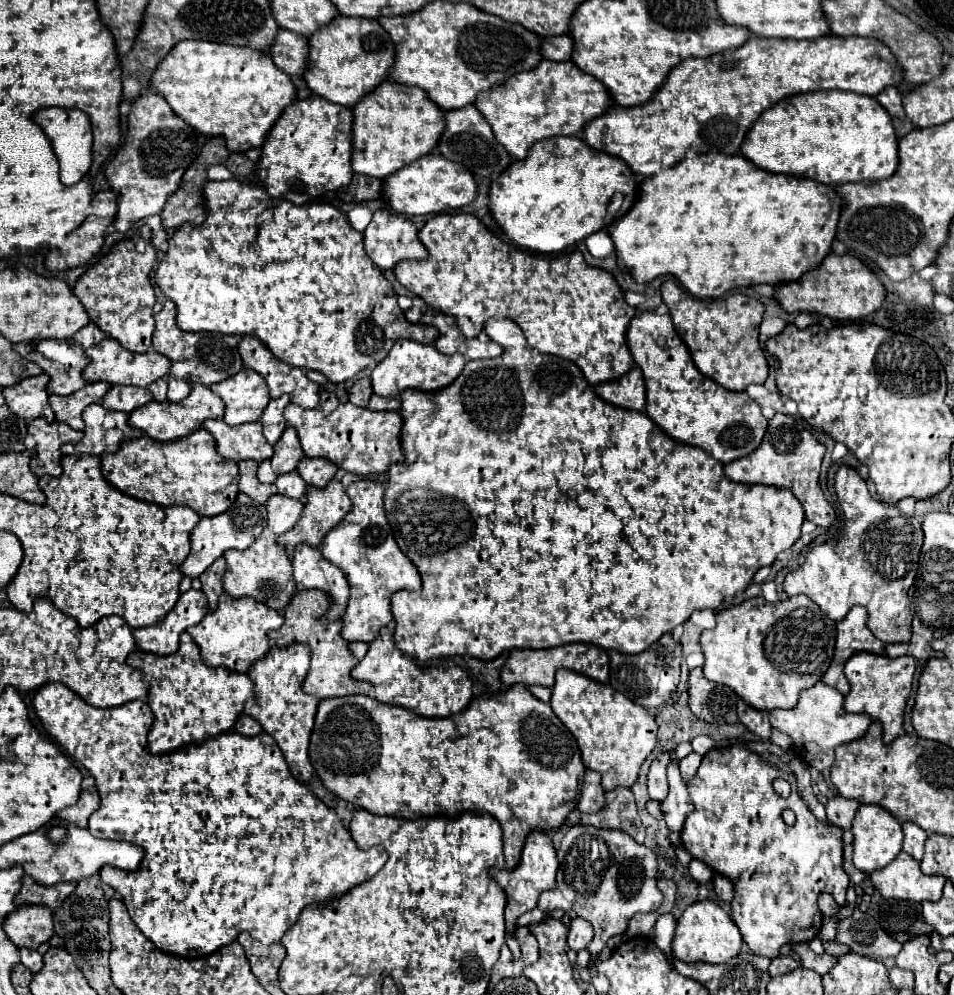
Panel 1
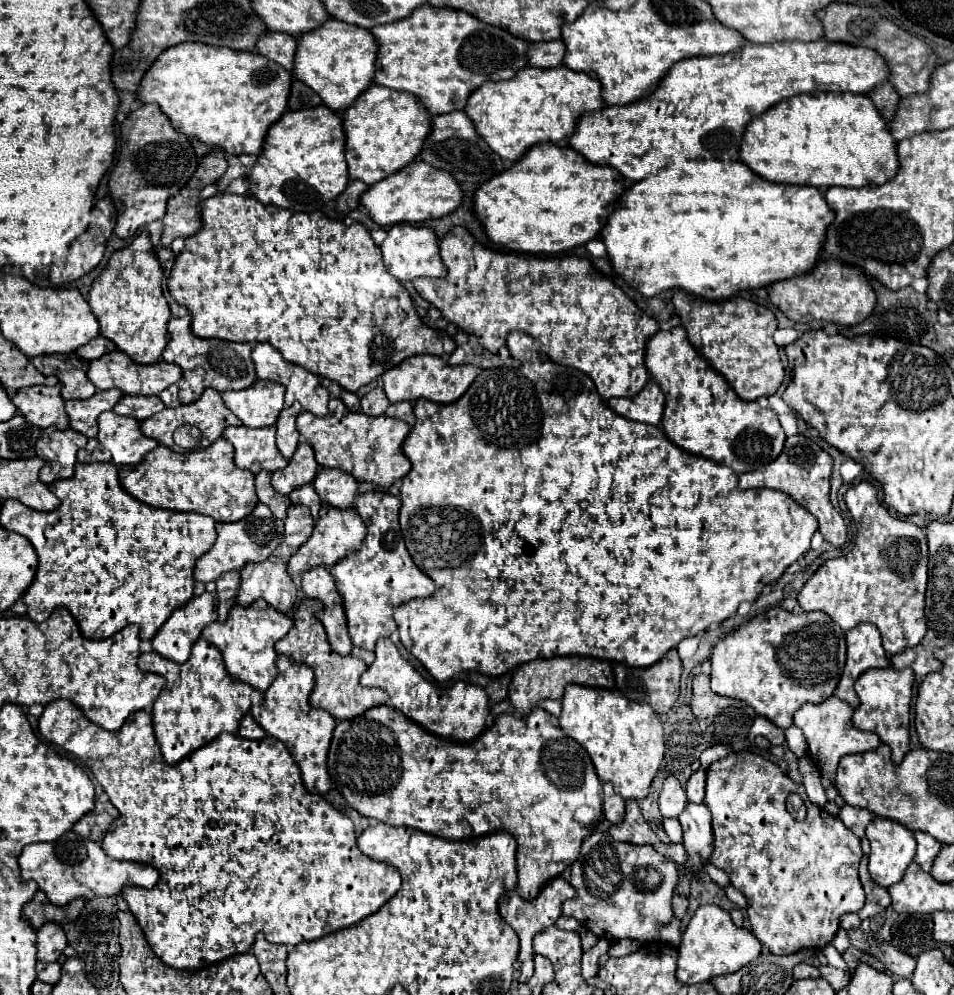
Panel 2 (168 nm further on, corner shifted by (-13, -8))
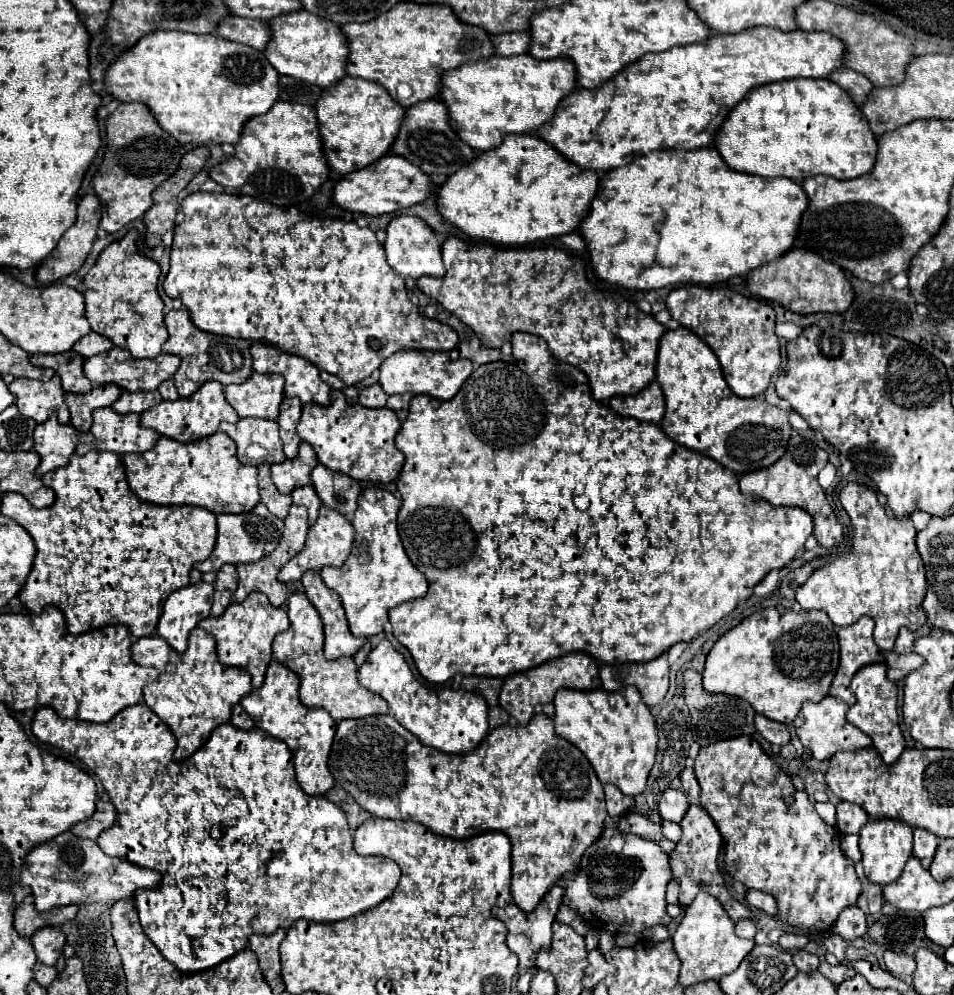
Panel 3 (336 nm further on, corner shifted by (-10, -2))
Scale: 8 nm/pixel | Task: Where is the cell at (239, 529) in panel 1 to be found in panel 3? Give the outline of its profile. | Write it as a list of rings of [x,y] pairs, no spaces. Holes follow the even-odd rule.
[[[258,503],[252,511],[248,513],[240,513],[240,515],[218,515],[218,537],[216,537],[216,545],[210,553],[208,559],[204,559],[202,563],[196,565],[196,569],[200,573],[208,573],[208,571],[218,571],[224,563],[252,563],[262,559],[264,555],[272,553],[272,549],[278,545],[280,537],[282,537],[282,529],[284,523],[282,519],[274,517],[264,503]]]

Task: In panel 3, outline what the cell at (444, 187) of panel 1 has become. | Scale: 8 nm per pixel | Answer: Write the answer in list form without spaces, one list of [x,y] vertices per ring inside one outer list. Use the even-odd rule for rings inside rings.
[[[388,153],[372,167],[364,167],[360,171],[354,171],[352,175],[344,175],[334,187],[334,201],[346,211],[380,217],[384,213],[394,213],[422,203],[424,199],[428,199],[430,191],[432,181],[428,175],[424,175],[424,171],[420,171],[420,167],[408,163],[402,155]]]

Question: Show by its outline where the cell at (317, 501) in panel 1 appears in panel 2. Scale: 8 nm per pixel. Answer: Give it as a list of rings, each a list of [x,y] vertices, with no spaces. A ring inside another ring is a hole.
[[[321,505],[319,511],[319,519],[315,523],[315,529],[309,537],[307,543],[301,545],[301,549],[289,559],[287,565],[287,573],[295,575],[295,573],[305,573],[313,567],[333,567],[337,561],[341,561],[343,557],[347,557],[347,553],[353,553],[355,549],[359,549],[359,545],[363,543],[363,537],[367,533],[365,523],[361,521],[361,517],[355,513],[355,509],[335,509],[331,505]]]

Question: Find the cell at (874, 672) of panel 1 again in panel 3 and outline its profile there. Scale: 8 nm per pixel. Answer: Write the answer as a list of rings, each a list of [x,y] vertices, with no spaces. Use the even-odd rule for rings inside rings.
[[[874,663],[874,665],[864,665],[854,675],[852,693],[856,695],[856,703],[848,709],[846,719],[854,723],[854,727],[870,735],[884,763],[892,765],[904,751],[904,735],[900,731],[900,721],[898,721],[898,687],[896,681],[888,679],[886,671],[888,671],[886,663]]]

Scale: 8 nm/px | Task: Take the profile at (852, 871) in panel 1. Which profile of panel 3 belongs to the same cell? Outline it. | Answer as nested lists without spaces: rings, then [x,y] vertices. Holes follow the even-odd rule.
[[[860,861],[856,863],[856,873],[858,873],[860,881],[862,881],[862,893],[860,893],[860,899],[858,899],[858,907],[860,907],[866,915],[878,913],[878,911],[882,909],[882,905],[884,905],[882,885],[868,881],[868,877],[866,877],[864,871],[862,871],[862,863],[860,863]]]

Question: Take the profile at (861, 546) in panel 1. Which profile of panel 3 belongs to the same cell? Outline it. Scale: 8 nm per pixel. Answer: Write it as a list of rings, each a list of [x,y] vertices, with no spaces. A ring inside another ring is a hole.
[[[848,483],[840,491],[840,503],[846,509],[846,513],[850,515],[850,521],[854,527],[854,545],[840,559],[826,563],[824,567],[818,567],[808,577],[808,581],[796,589],[796,601],[806,611],[808,609],[824,609],[836,627],[852,625],[862,615],[870,615],[876,623],[876,629],[874,629],[876,645],[880,647],[880,651],[890,651],[894,647],[894,641],[902,627],[906,627],[910,631],[918,631],[926,623],[926,615],[920,609],[922,599],[926,595],[926,571],[924,571],[920,553],[916,549],[916,529],[914,529],[910,517],[898,519],[898,517],[886,515],[886,509],[878,503],[876,491],[866,485]]]

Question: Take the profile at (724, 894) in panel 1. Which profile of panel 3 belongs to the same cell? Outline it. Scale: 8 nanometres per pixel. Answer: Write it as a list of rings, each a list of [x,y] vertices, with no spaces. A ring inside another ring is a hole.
[[[740,919],[740,921],[736,921],[736,935],[744,937],[744,939],[754,939],[756,925],[750,919]]]

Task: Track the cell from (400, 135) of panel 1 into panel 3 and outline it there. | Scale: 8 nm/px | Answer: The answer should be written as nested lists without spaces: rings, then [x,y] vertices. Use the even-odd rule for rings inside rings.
[[[346,77],[332,89],[324,89],[316,103],[316,111],[320,119],[324,155],[330,169],[338,175],[348,175],[382,159],[392,149],[406,113],[406,109],[392,99],[386,87],[360,77]]]

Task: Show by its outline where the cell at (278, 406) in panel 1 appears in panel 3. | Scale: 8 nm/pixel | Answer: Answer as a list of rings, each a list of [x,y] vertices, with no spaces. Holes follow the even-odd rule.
[[[286,397],[280,405],[280,417],[278,417],[280,439],[284,443],[284,453],[288,459],[294,459],[294,455],[298,453],[300,437],[296,435],[296,423],[300,421],[300,411],[302,403],[296,397]]]

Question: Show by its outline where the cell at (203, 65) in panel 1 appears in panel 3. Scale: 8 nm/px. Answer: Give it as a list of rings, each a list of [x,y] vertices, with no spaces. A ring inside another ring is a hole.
[[[156,31],[140,39],[136,47],[118,57],[106,71],[106,91],[118,101],[140,101],[150,107],[156,121],[180,143],[238,143],[248,119],[266,113],[278,99],[278,73],[262,51],[228,41],[218,35],[196,35],[180,31]]]

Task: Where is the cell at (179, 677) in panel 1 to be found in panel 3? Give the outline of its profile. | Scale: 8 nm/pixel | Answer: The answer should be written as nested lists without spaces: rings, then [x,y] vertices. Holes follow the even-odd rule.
[[[198,627],[188,637],[188,649],[184,653],[172,651],[172,647],[168,647],[168,643],[158,635],[138,639],[132,643],[132,661],[160,671],[160,677],[144,687],[144,703],[170,727],[176,737],[174,761],[184,761],[198,751],[208,741],[214,727],[230,721],[234,705],[252,693],[248,671],[220,665],[216,639]]]

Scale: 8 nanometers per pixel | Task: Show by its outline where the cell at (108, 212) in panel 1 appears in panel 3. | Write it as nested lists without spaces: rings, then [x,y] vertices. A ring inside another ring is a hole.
[[[84,195],[78,203],[76,223],[62,235],[58,247],[52,251],[50,257],[52,271],[58,279],[78,271],[84,265],[88,253],[92,251],[98,225],[100,225],[100,199],[96,195]]]

